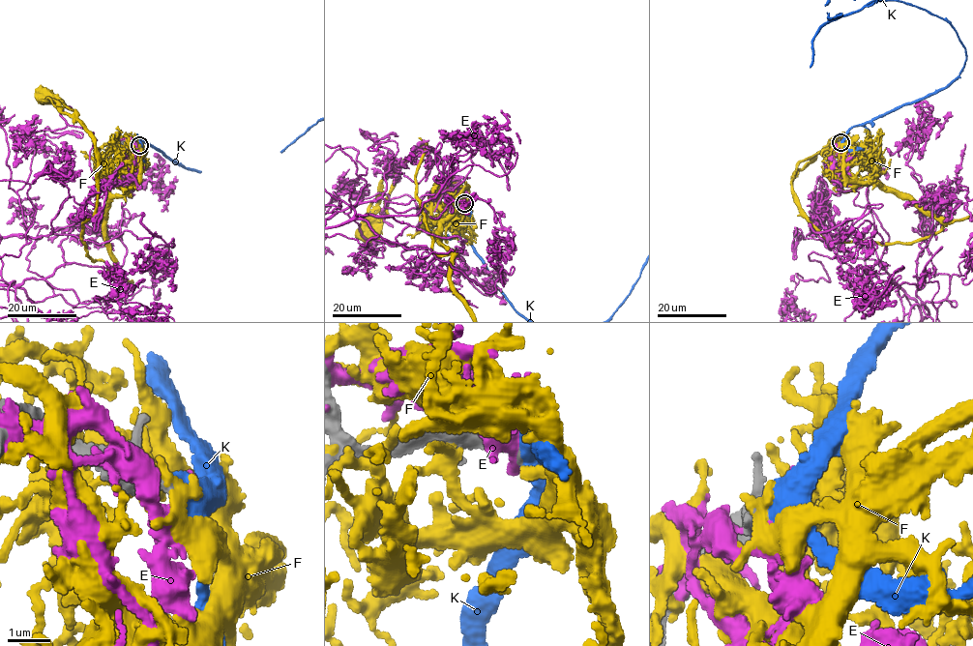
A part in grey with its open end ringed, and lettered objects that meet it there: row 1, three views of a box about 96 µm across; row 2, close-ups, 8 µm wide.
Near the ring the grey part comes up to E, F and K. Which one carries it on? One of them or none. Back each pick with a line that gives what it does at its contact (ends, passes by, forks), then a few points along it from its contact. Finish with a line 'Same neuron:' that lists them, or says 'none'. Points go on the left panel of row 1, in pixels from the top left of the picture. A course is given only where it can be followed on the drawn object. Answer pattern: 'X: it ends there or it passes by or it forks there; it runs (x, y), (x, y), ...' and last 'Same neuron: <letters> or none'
K: it passes by
Same neuron: K

